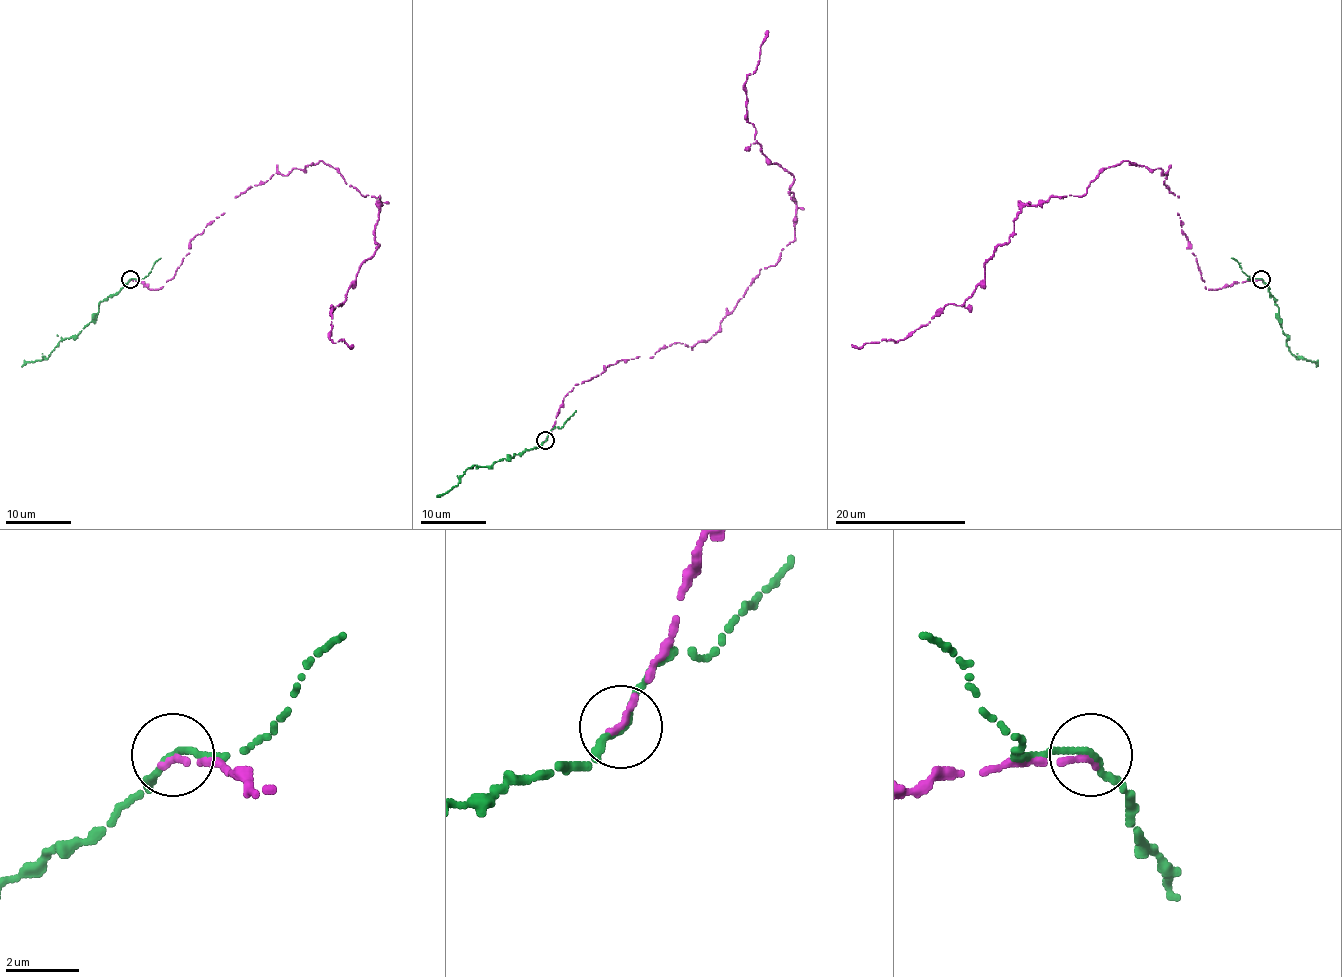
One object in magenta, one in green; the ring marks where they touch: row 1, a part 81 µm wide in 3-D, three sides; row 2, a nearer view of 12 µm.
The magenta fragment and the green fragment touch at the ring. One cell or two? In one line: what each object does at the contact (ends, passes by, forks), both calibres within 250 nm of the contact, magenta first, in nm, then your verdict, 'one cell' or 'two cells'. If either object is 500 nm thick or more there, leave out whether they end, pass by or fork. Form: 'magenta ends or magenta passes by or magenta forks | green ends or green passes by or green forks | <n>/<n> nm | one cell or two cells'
magenta ends | green passes by | 200/180 nm | one cell

